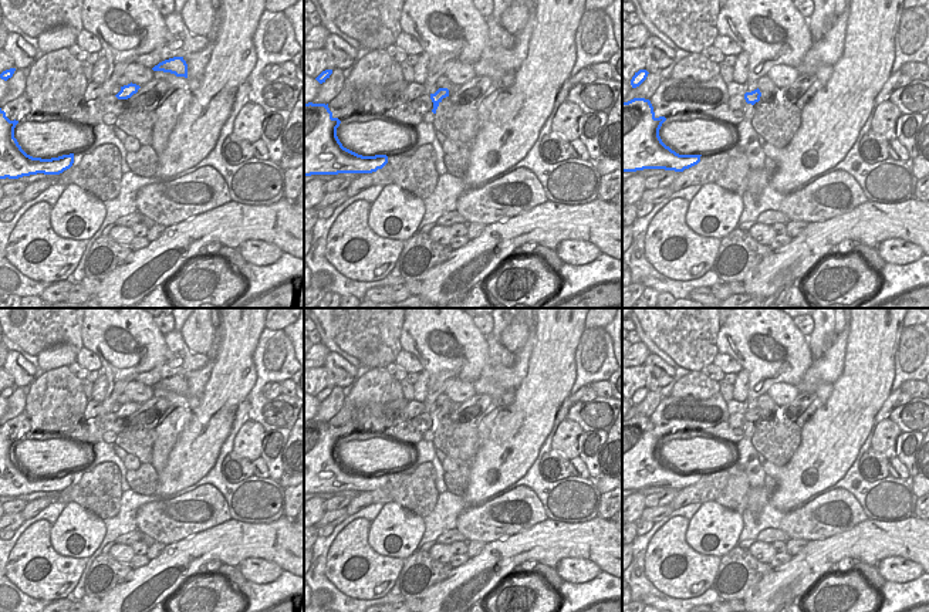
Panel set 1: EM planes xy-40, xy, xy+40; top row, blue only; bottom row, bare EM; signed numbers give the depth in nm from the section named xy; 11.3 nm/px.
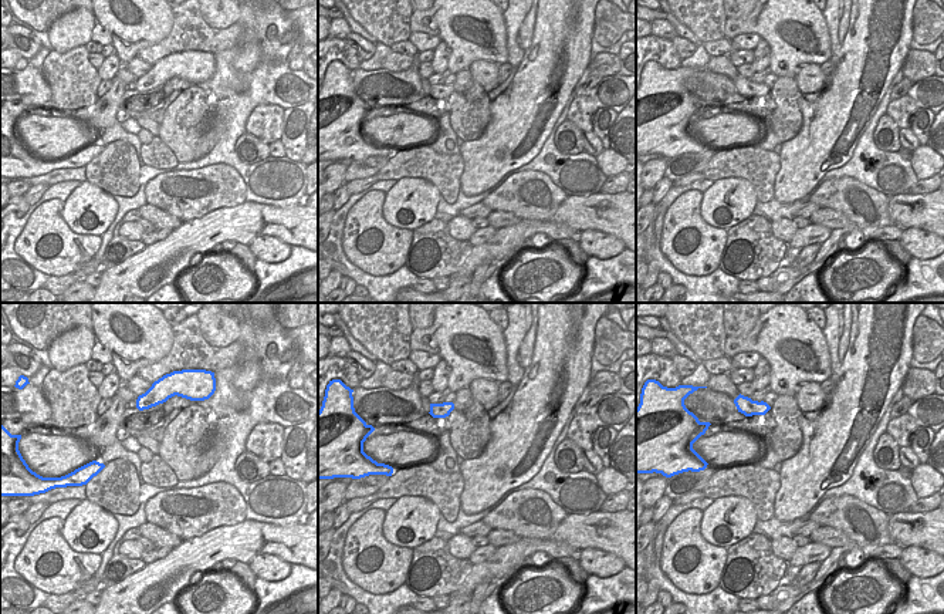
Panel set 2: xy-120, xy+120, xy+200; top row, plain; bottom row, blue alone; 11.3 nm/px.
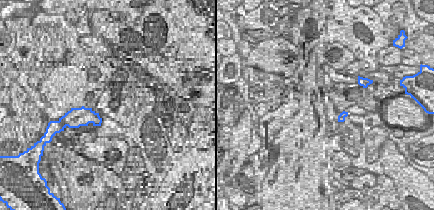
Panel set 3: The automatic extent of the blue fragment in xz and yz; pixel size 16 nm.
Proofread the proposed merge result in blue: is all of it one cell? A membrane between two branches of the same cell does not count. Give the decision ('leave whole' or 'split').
leave whole

